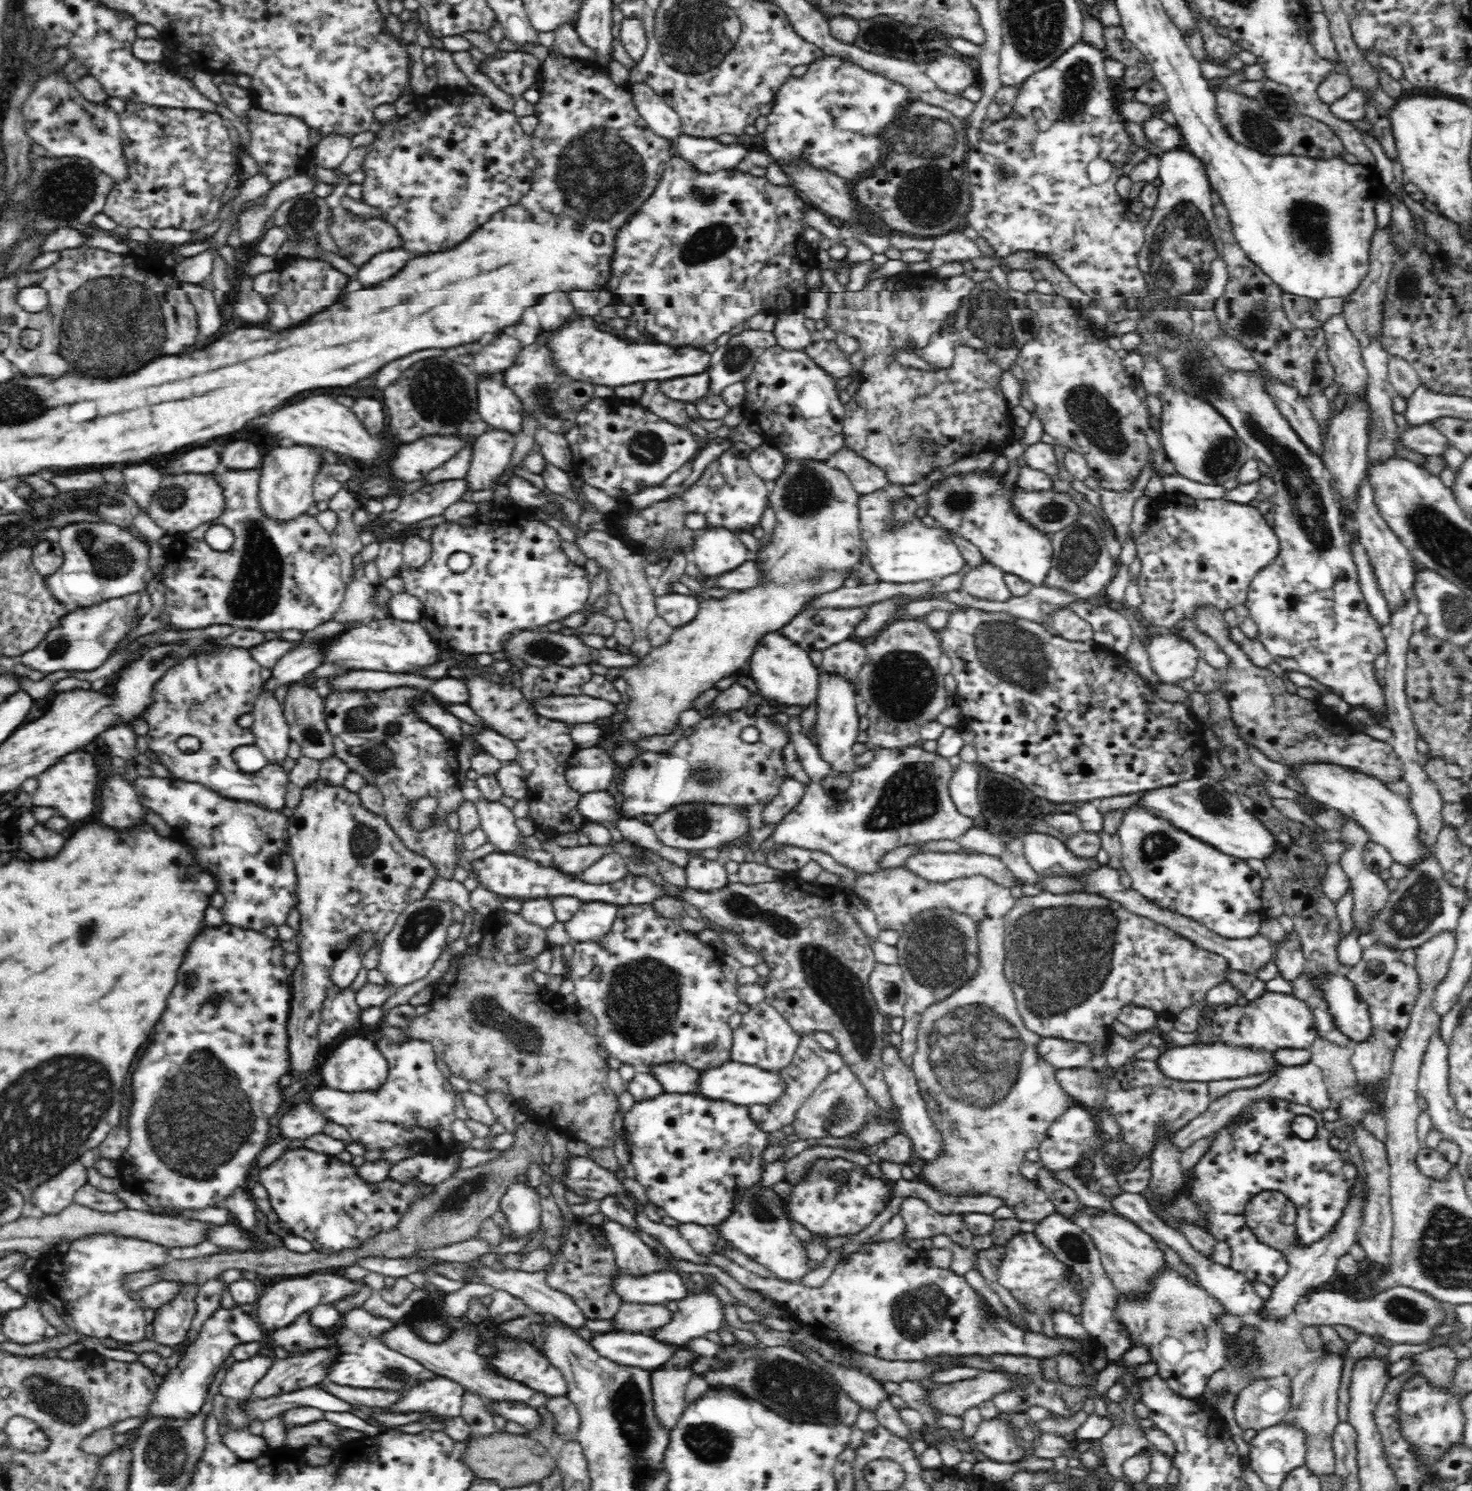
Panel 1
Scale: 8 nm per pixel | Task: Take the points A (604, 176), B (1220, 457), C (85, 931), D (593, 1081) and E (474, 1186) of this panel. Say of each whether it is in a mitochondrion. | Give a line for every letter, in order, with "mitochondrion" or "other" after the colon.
A: mitochondrion
B: mitochondrion
C: mitochondrion
D: other
E: mitochondrion

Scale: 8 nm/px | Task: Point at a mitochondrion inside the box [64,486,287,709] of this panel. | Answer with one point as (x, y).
(106, 558)

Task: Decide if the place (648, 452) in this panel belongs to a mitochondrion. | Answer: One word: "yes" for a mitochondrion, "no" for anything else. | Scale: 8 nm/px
yes

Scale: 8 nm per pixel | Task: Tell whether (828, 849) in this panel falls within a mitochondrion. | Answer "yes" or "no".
no

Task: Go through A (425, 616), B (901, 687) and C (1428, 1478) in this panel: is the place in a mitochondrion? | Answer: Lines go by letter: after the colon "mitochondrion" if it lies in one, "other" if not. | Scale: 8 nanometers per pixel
A: other
B: mitochondrion
C: mitochondrion

